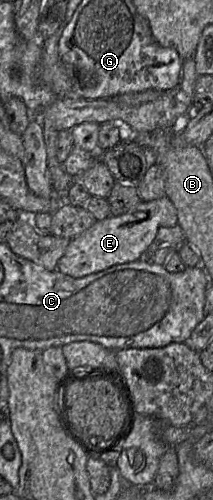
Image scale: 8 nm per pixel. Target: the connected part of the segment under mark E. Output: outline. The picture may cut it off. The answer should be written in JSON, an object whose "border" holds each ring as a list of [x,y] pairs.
{"border":[[[168,197],[142,201],[129,212],[97,220],[90,228],[71,239],[64,255],[58,261],[57,270],[73,278],[82,278],[106,270],[118,264],[138,261],[162,227],[178,225],[177,210]]]}

